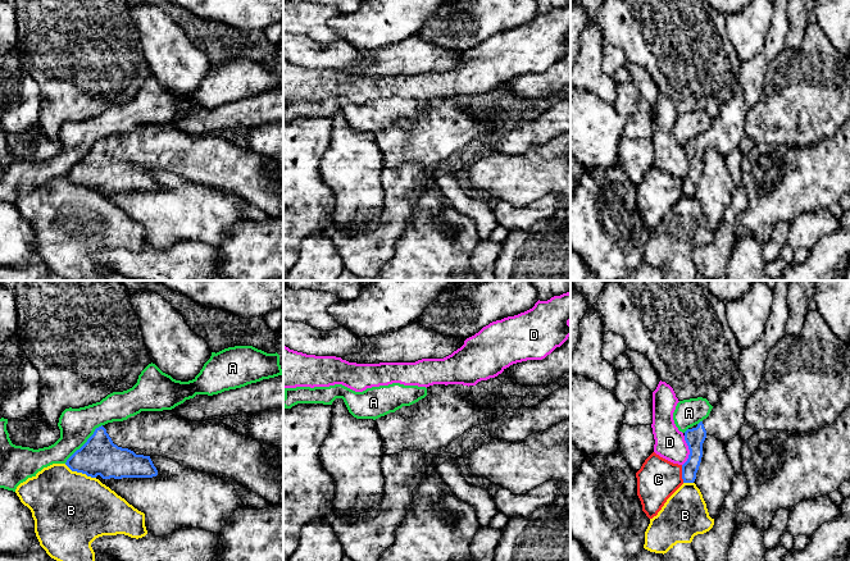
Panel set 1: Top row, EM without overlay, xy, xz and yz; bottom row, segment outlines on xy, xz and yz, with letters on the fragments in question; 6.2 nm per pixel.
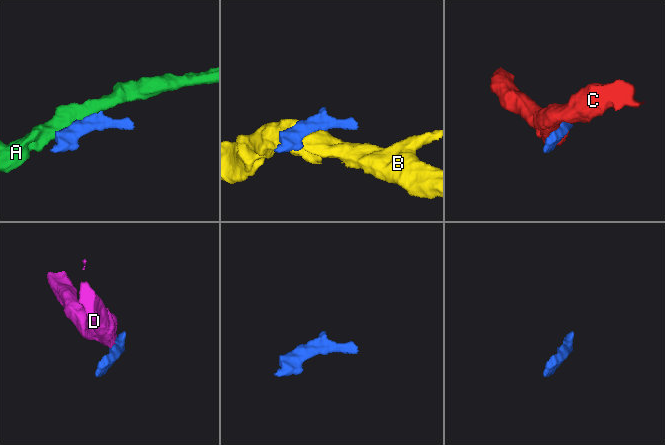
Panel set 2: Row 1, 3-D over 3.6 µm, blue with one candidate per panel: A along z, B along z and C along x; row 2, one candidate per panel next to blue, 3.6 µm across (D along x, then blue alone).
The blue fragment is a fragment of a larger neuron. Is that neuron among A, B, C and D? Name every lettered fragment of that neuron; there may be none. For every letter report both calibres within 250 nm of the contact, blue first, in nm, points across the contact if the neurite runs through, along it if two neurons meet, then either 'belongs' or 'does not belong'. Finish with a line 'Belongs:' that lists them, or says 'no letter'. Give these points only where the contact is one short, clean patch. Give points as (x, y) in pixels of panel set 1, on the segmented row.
A: calibres 240 and 220 nm; does not belong
B: calibres 240 and 480 nm; does not belong
C: calibres 120 and 260 nm; does not belong
D: calibres 120 and 190 nm; does not belong
Belongs: no letter

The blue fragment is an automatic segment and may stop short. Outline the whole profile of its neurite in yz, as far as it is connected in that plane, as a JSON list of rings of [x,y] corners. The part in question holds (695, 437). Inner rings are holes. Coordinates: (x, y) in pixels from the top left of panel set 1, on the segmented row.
[[[777,280],[773,289],[773,305],[760,338],[741,351],[740,378],[719,394],[709,416],[688,428],[683,435],[690,455],[682,465],[683,483],[694,483],[703,457],[703,443],[708,435],[727,442],[740,434],[745,423],[747,401],[754,394],[765,371],[769,351],[786,334],[788,321],[788,284],[791,280]]]

